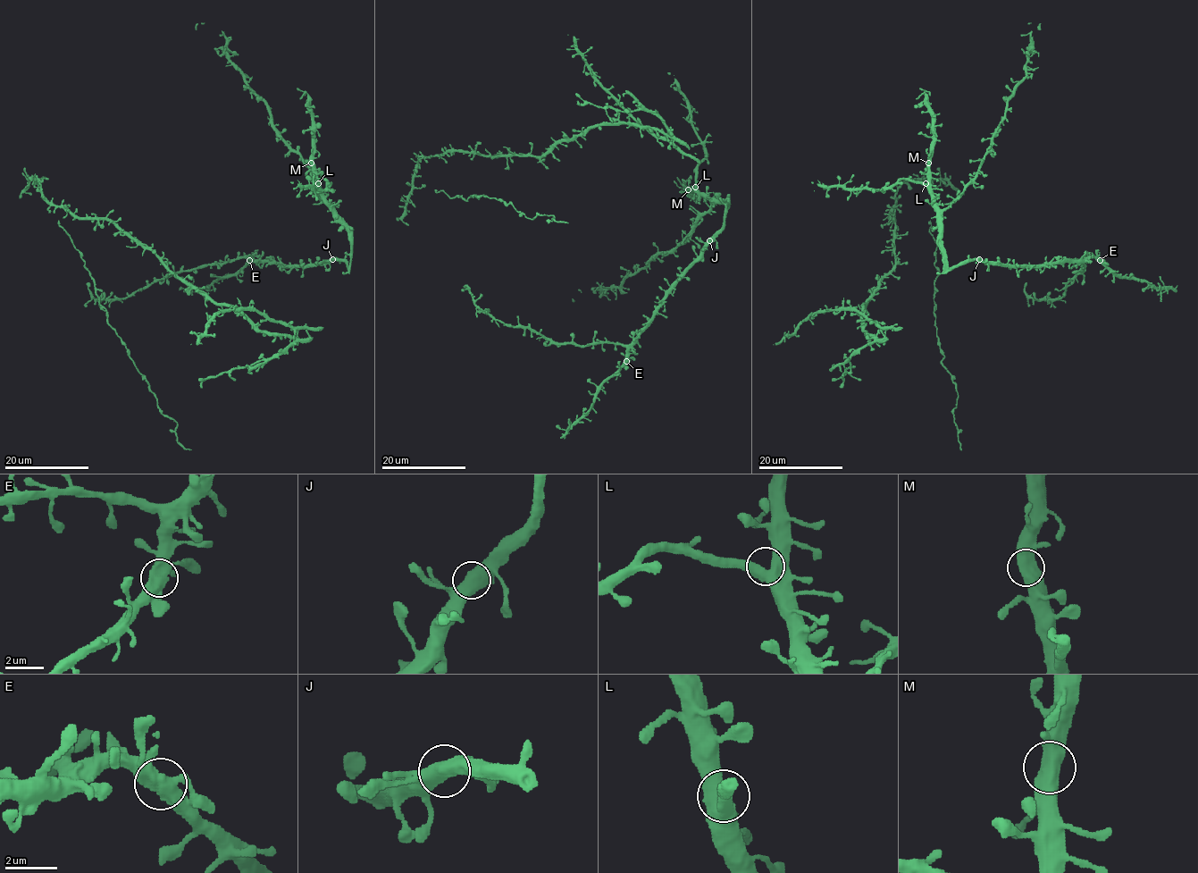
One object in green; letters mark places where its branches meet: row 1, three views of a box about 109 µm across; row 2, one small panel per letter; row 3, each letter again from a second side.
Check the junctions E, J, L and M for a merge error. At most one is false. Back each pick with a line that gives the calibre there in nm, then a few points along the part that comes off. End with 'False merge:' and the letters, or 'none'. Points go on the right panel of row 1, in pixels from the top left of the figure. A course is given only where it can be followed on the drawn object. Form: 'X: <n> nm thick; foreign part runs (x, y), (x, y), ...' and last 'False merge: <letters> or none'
False merge: none

